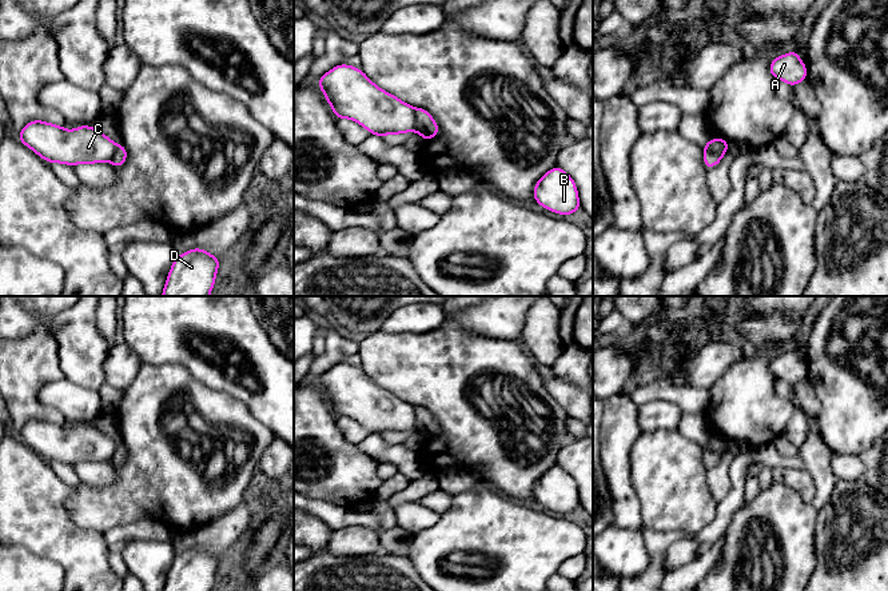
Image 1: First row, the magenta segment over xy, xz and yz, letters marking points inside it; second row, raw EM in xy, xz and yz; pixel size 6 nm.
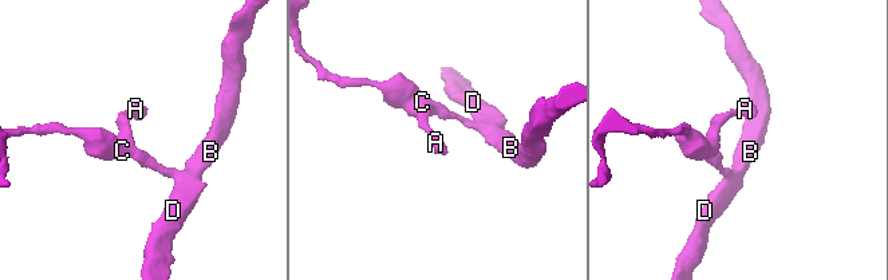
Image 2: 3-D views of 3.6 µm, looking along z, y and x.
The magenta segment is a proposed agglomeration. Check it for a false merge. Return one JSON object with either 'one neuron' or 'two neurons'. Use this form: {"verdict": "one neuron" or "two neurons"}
{"verdict": "two neurons"}

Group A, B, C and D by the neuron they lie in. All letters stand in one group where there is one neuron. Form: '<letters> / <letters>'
A C / B D

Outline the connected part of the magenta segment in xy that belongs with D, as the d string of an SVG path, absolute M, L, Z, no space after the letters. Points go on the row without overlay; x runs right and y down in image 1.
M203 547L175 555L163 591L211 591L219 559Z

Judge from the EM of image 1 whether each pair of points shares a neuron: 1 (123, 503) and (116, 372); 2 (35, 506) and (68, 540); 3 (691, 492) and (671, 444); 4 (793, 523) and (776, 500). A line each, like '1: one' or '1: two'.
1: two
2: one
3: one
4: one

